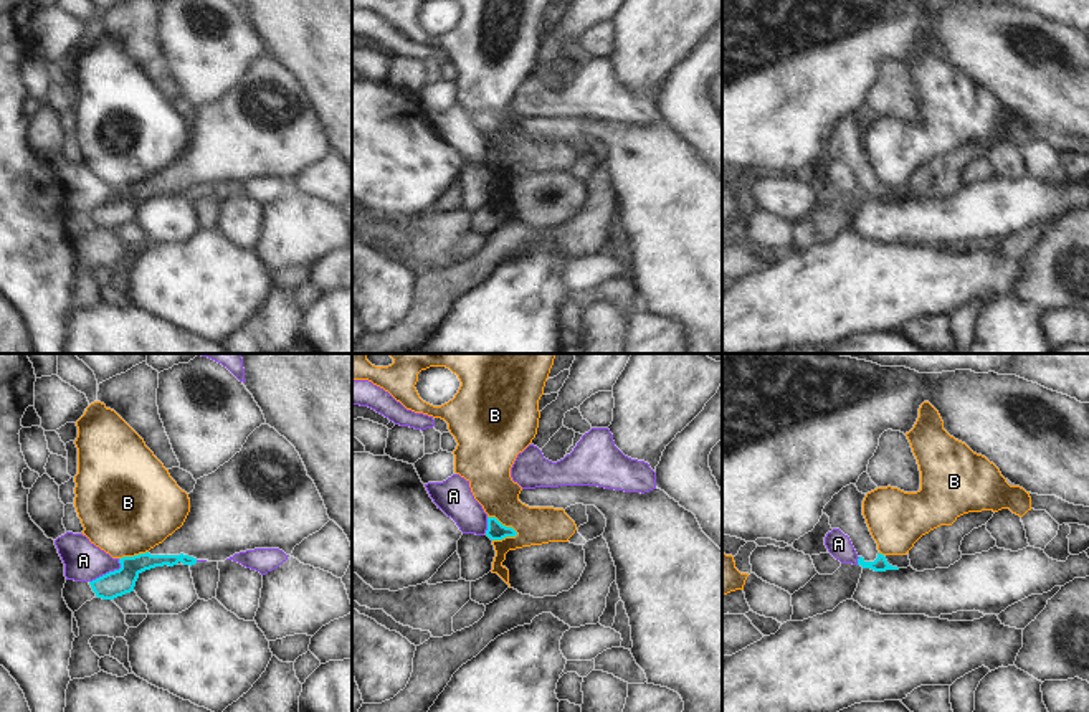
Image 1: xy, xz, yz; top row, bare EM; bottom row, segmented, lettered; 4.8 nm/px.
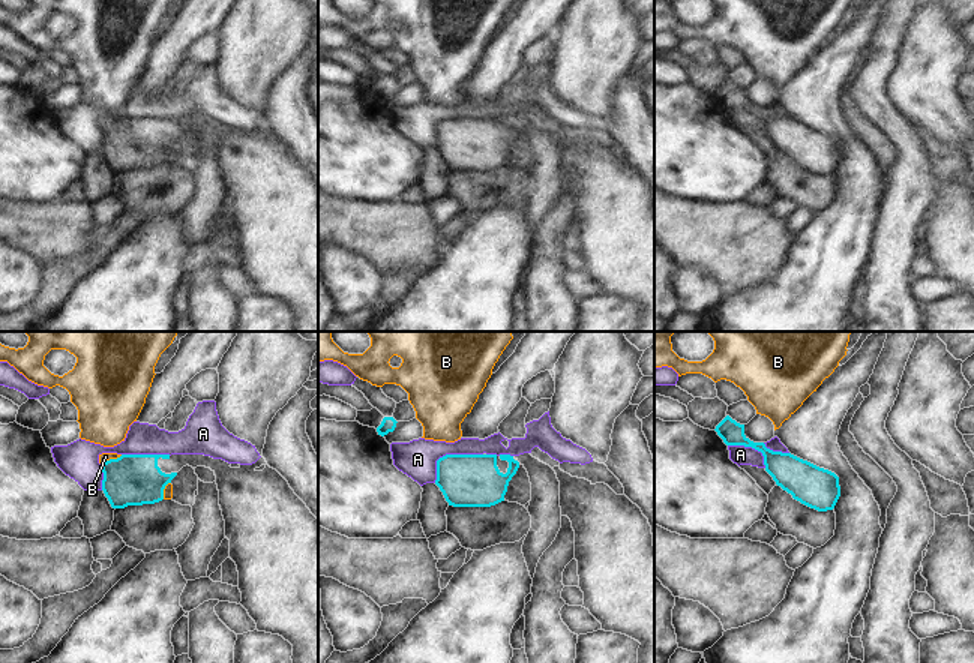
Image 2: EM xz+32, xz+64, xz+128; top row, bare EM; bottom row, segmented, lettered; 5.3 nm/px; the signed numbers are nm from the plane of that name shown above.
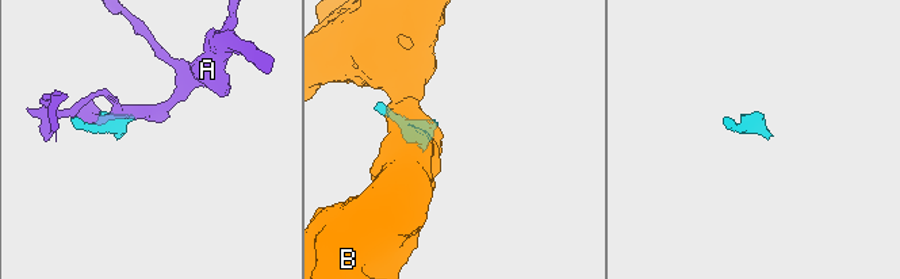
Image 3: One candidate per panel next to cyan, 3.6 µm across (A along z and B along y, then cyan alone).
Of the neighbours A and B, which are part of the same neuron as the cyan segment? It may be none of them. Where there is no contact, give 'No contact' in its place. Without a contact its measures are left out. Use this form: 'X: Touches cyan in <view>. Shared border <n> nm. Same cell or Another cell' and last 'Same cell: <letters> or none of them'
A: Touches cyan in xy. Shared border 190 nm. Another cell
B: Touches cyan in xz. Shared border 180 nm. Another cell
Same cell: none of them

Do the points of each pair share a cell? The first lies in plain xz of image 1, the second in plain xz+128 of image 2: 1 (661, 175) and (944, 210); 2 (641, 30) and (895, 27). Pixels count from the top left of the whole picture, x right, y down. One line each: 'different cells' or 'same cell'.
1: same cell
2: different cells

